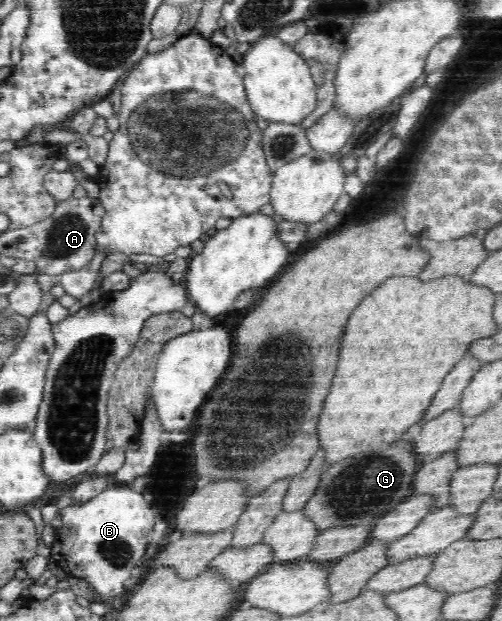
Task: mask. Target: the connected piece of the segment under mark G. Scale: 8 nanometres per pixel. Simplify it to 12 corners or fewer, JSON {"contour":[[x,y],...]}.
{"contour":[[411,440],[325,469],[302,512],[319,534],[413,494]]}

